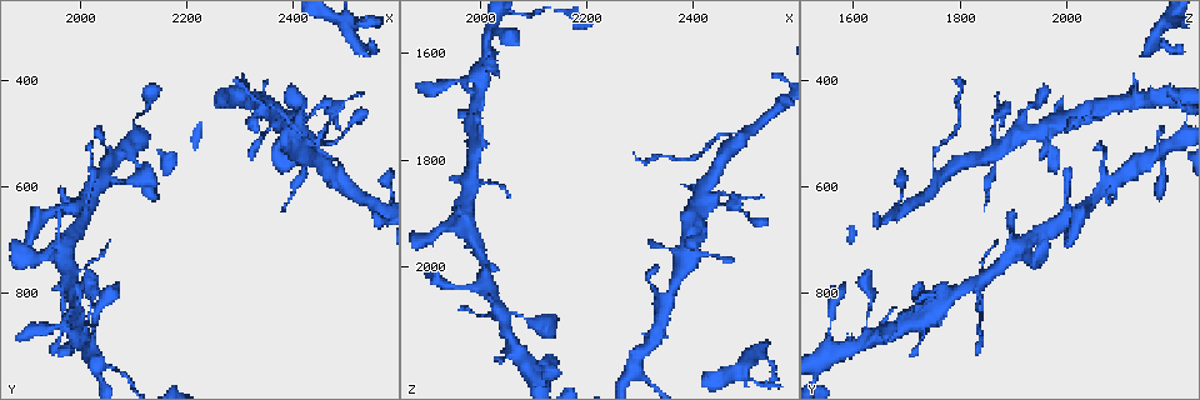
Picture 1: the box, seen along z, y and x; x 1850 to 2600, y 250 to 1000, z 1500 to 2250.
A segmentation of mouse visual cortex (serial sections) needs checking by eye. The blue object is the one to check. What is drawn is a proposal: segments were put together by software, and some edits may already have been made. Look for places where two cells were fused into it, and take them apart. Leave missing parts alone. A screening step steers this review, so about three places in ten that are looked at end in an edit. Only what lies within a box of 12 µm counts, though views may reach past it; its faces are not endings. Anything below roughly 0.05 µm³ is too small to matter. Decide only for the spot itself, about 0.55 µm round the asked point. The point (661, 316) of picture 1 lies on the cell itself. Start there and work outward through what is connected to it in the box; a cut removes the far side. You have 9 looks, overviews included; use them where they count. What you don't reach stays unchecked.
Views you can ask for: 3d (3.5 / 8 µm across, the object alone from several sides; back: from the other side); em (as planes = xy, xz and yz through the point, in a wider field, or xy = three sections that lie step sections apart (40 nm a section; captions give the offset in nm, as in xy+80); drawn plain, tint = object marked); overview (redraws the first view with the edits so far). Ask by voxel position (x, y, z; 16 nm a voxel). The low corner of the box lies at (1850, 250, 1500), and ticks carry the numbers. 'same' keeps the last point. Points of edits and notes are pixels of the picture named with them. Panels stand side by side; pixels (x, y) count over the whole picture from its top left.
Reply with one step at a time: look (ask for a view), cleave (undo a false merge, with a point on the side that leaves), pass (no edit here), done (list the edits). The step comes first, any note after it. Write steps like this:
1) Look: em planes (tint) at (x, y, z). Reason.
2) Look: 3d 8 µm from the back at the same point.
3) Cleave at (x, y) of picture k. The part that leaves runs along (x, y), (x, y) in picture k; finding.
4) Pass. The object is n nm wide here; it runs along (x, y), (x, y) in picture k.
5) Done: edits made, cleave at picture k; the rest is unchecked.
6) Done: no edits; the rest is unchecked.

Look: 3d 3.5 µm at (2375, 470, 2005). Two arms in line, one across.

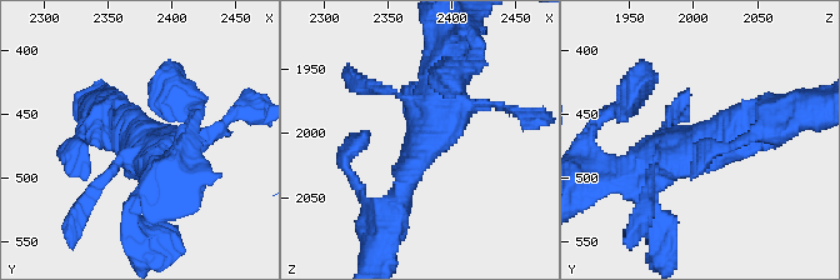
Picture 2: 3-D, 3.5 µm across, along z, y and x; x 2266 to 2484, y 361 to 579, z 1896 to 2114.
Look: em xy step 2 (tint) at (2380, 472, 2004).

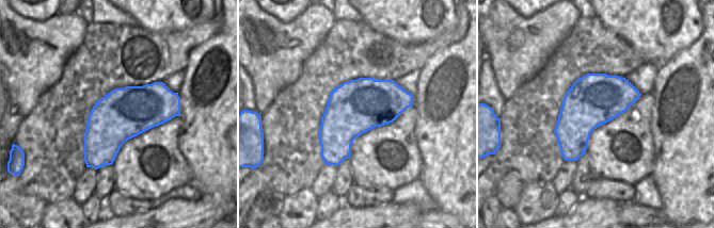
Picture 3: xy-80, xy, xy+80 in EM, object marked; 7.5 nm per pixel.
Pass. The object is 400 nm wide here; it runs along (769, 121), (714, 129), (628, 175) in picture 2; all the same cell.

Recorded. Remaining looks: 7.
Look: 3d 8 µm from the back at (2290, 430, 2200). Two arms in line, one across.

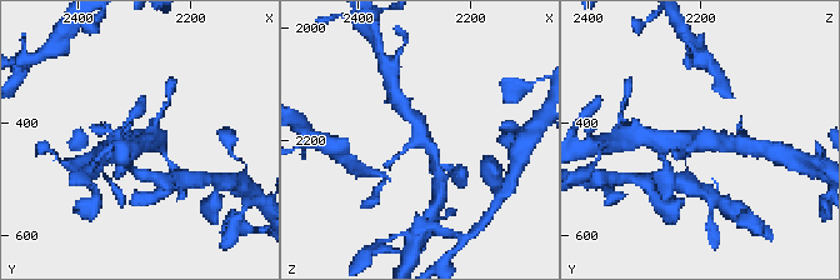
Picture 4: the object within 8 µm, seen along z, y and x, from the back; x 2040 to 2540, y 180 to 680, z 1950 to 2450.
Look: em xy step 1 (tint) at (2295, 430, 2200). 3 arms meet here; the arms are 150, 300, 350 nm wide; shape alone is not enough.

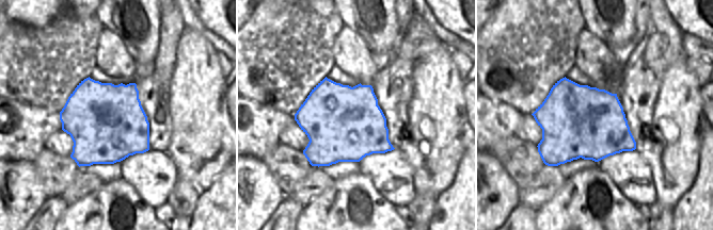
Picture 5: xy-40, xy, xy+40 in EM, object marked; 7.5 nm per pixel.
Pass. The object is 550 nm wide here; it runs along (401, 108), (436, 166) in picture 4; all the same cell.

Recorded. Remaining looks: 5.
Look: 3d 3.5 µm at (2420, 540, 1865). Two arms at a narrow angle.

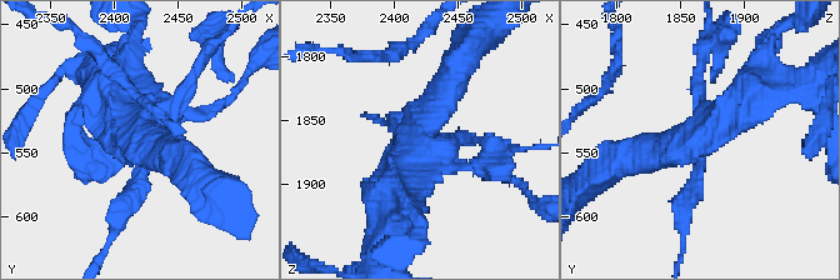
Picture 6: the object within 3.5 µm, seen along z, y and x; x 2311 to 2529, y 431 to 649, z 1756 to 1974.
Look: em xy step 3 (tint) at (2416, 538, 1862). Shape alone is not enough.

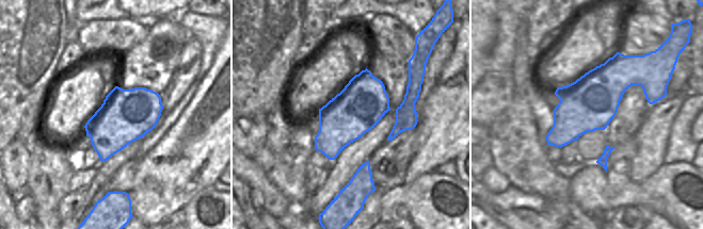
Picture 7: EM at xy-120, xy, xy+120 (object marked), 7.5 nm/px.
Cleave at (699, 188) of picture 6. The part that leaves runs along (701, 96), (701, 50), (724, 35) in picture 6; a second cell is stuck on.

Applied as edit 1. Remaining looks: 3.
Look: 3d 3.5 µm from the back at (2485, 585, 1770). Narrows sharply.

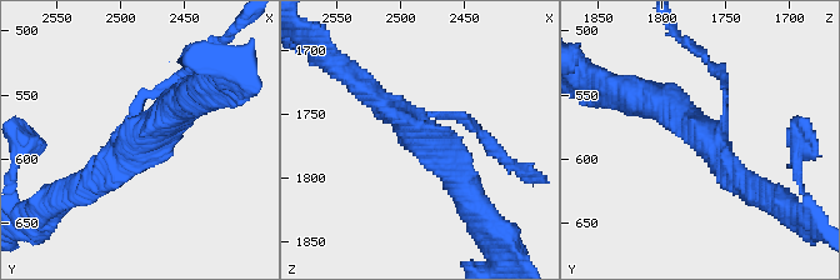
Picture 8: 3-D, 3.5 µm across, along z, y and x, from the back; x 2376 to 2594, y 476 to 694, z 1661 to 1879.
Look: em xy step 5 (tint) at (2484, 578, 1764).

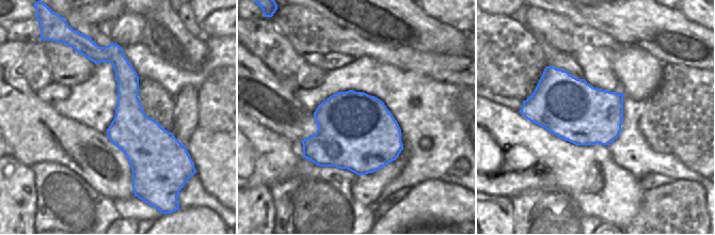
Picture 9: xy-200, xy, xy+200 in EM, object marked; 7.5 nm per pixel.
Cleave at (724, 81) of picture 8. The part that leaves runs along (724, 116), (724, 78), (685, 43) in picture 8; two cells meet here.

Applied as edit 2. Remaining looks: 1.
Done: edits made, cleave at picture 6, cleave at picture 8; the rest is unchecked.

